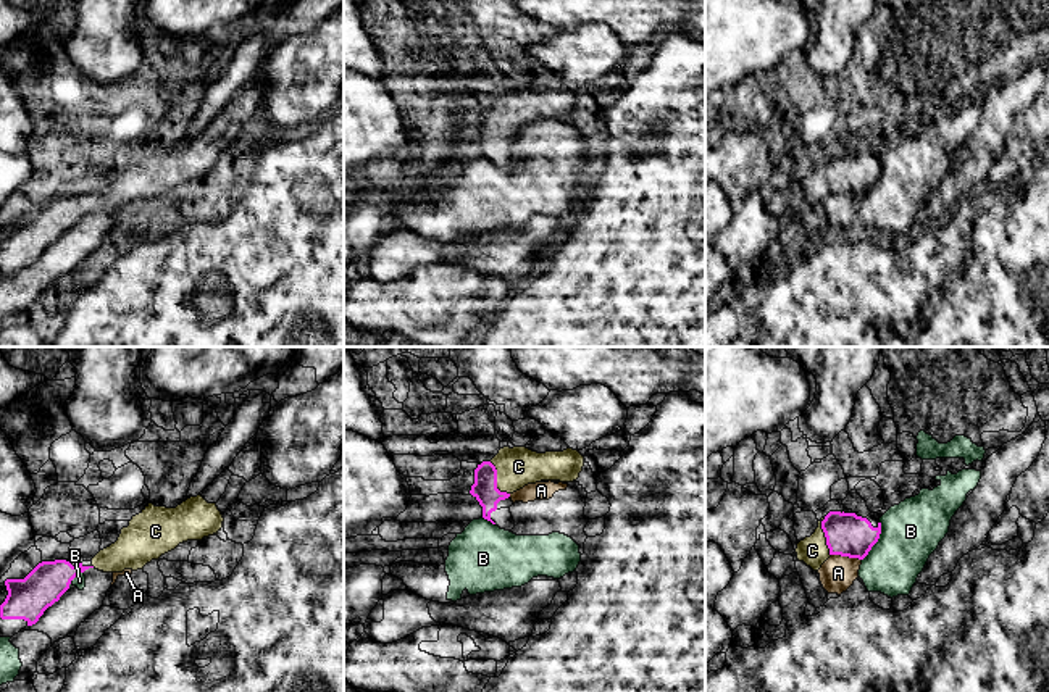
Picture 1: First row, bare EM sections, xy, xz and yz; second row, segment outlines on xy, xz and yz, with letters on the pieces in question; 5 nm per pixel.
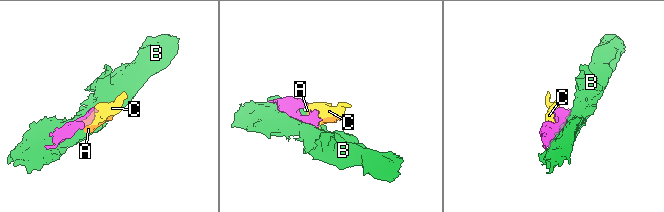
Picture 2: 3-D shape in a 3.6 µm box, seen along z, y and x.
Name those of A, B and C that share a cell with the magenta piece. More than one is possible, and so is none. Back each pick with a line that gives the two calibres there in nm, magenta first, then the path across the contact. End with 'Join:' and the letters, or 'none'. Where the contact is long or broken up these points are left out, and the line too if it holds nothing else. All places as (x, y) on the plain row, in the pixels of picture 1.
C: 120 nm thick on the magenta side, 200 nm on the other
Join: C

